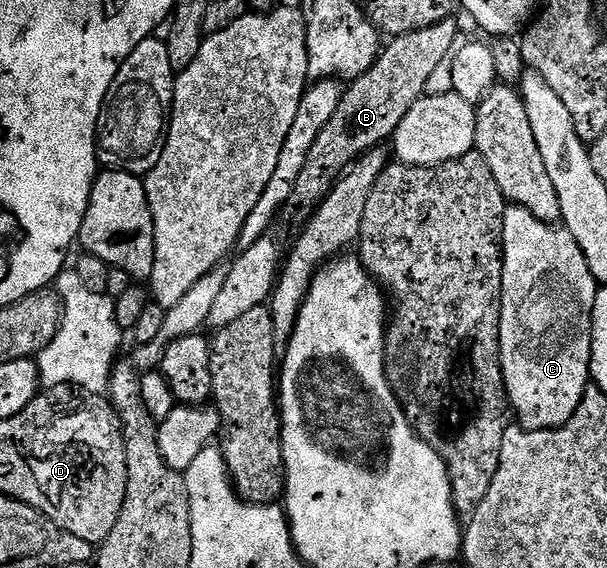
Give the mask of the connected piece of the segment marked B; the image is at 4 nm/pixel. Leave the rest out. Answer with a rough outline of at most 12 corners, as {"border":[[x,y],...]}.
{"border":[[455,18],[395,36],[347,84],[291,206],[315,211],[345,169],[424,98]]}

